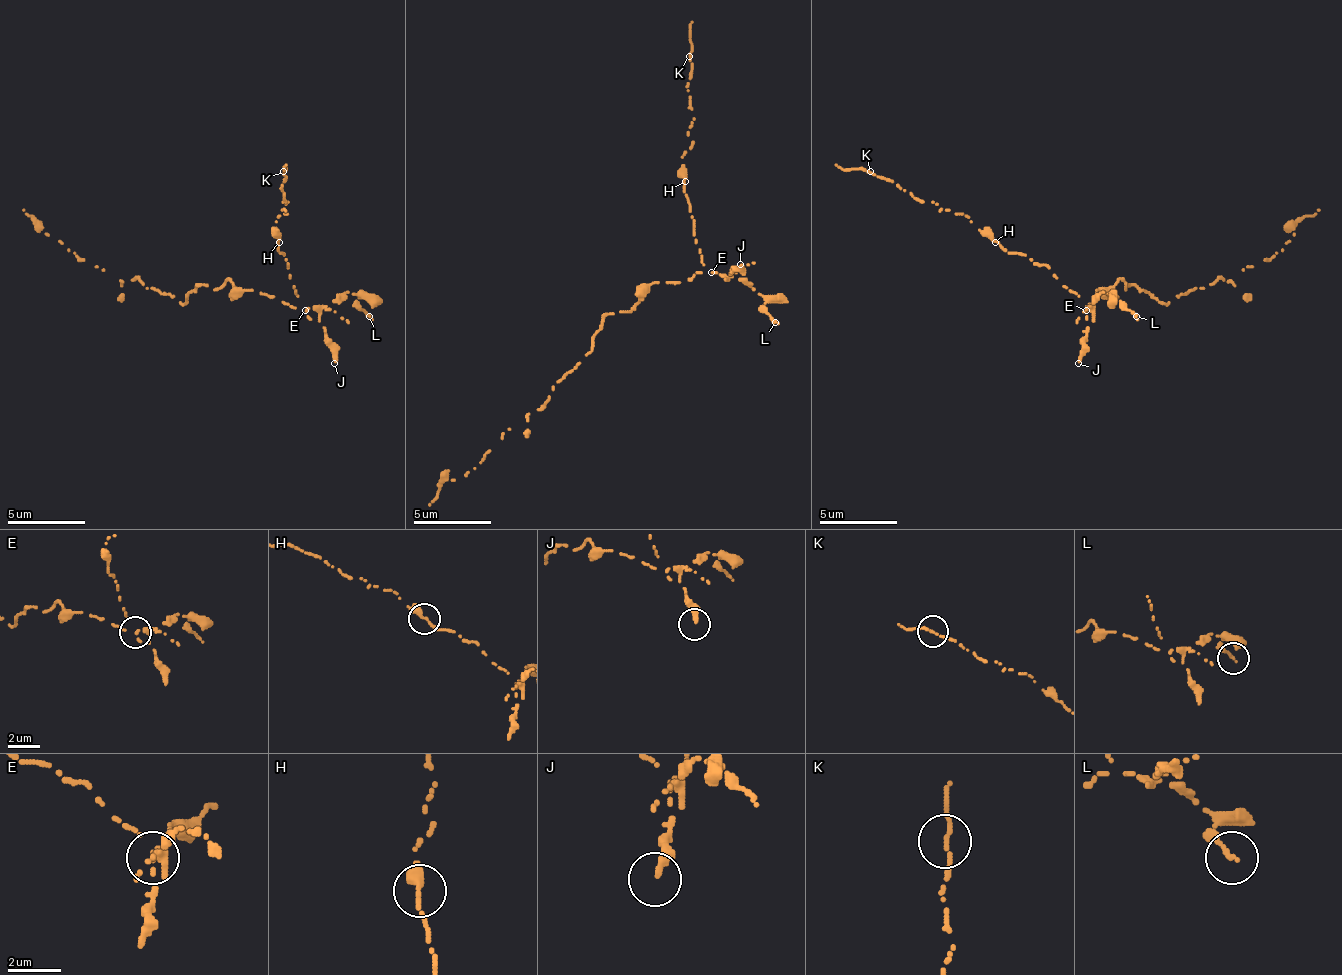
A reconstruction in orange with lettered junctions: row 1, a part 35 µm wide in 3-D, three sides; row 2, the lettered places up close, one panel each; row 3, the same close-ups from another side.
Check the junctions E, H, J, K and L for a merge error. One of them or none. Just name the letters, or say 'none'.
E

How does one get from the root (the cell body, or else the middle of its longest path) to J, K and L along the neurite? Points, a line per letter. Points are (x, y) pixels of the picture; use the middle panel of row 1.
J: (657, 283), (681, 283), (697, 271), (716, 271), (724, 279), (736, 271), (740, 264)
K: (657, 283), (681, 283), (704, 264), (693, 236), (681, 166), (693, 142), (689, 56)
L: (657, 283), (681, 283), (697, 271), (732, 275), (744, 279), (763, 299), (763, 310), (775, 322)

